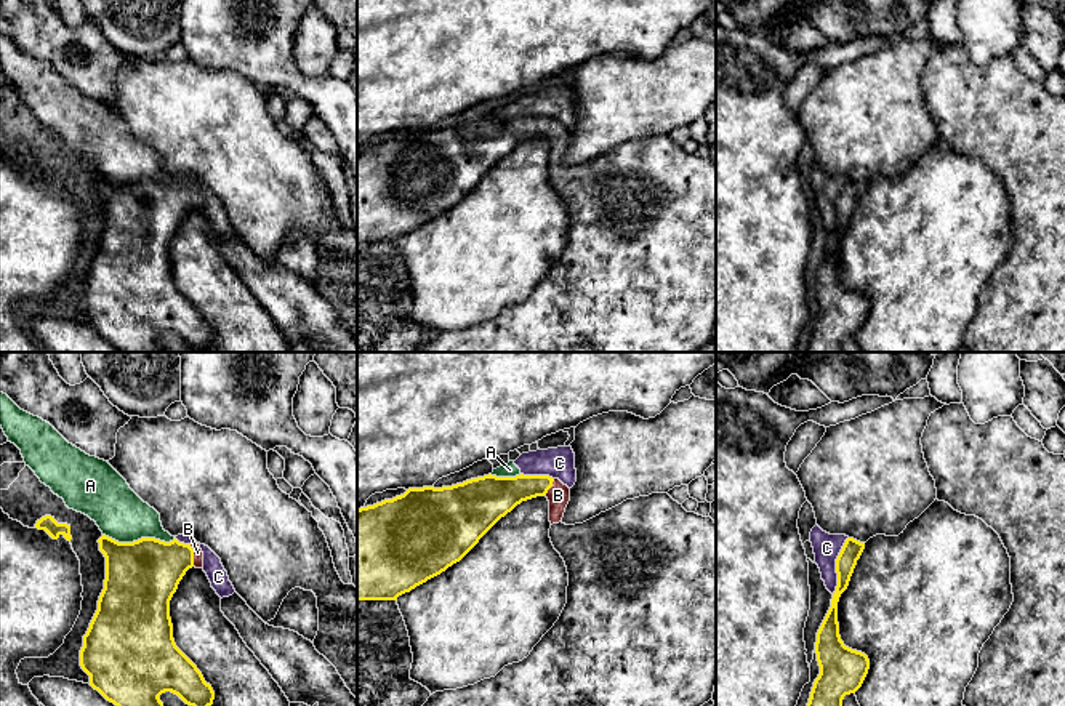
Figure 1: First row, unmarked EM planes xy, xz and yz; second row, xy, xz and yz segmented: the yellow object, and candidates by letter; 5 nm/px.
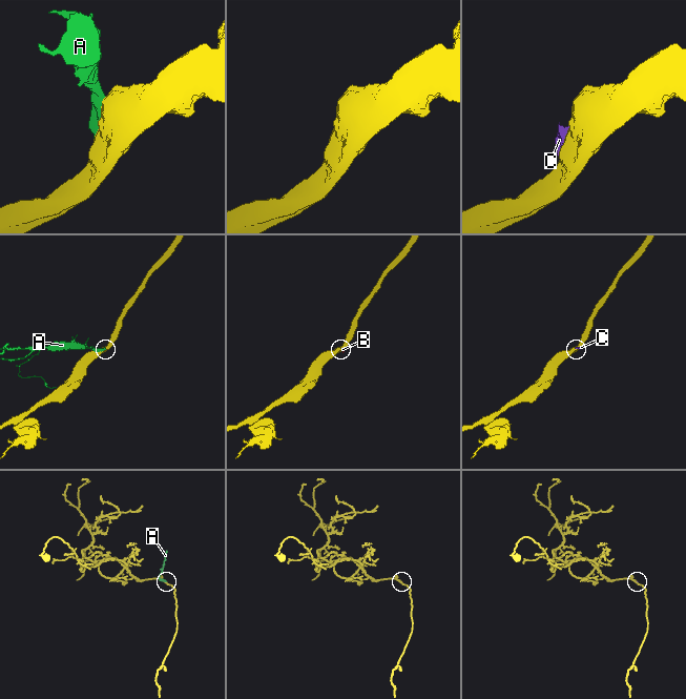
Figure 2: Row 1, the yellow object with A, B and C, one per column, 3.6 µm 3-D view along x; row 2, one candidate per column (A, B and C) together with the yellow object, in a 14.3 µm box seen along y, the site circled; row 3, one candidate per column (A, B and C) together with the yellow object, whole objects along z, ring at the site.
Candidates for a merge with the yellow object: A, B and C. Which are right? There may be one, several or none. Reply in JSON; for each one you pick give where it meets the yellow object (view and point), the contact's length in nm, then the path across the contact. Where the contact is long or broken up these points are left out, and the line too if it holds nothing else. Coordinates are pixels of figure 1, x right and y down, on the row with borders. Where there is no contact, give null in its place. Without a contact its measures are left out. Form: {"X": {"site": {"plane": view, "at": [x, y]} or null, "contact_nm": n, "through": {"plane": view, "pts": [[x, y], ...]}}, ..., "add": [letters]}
{"B": {"site": {"plane": "xy", "at": [192, 556]}, "contact_nm": 110, "through": {"plane": "xy", "pts": [[146, 573], [176, 557], [192, 556], [197, 553]]}}, "add": ["B"]}

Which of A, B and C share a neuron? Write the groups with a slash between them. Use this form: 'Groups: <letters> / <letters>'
Groups: A C / B

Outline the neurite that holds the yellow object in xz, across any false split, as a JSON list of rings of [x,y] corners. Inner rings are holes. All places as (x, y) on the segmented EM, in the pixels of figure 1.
[[[488,474],[452,487],[408,488],[400,496],[357,509],[357,600],[397,600],[399,596],[460,562],[501,517],[522,501],[537,496],[546,496],[549,501],[549,538],[569,573],[567,604],[559,620],[522,661],[508,664],[495,677],[474,685],[436,692],[423,706],[703,706],[708,703],[716,687],[716,522],[711,517],[687,512],[668,493],[626,499],[583,523],[565,525],[562,517],[570,501],[570,488],[549,475],[496,477]]]

